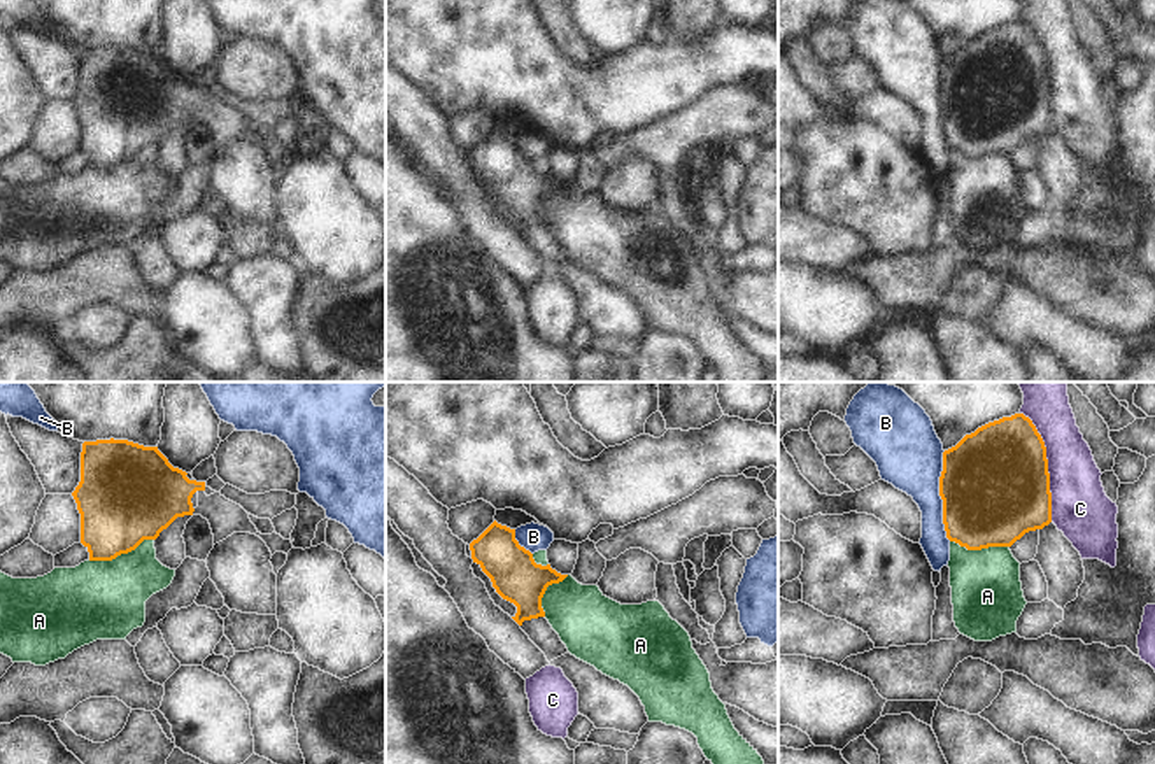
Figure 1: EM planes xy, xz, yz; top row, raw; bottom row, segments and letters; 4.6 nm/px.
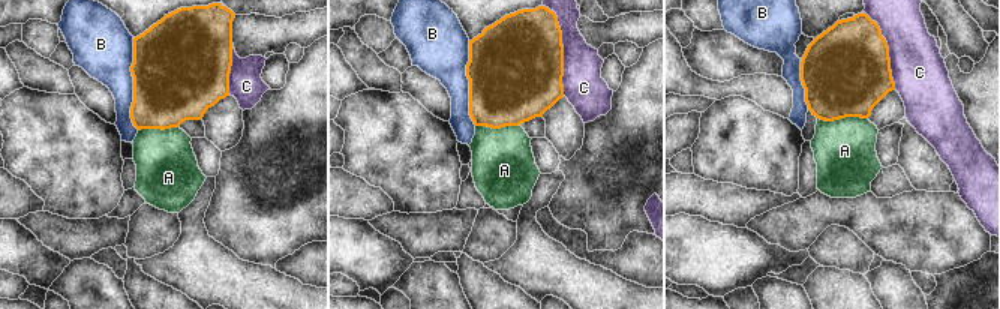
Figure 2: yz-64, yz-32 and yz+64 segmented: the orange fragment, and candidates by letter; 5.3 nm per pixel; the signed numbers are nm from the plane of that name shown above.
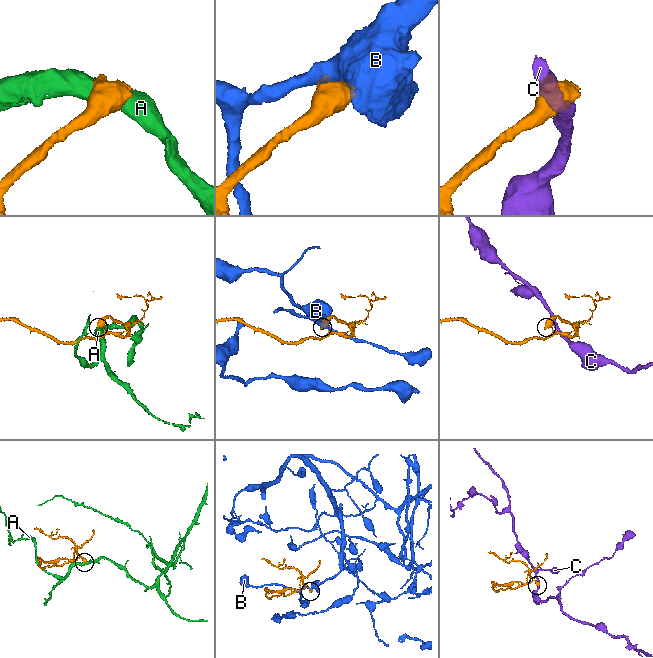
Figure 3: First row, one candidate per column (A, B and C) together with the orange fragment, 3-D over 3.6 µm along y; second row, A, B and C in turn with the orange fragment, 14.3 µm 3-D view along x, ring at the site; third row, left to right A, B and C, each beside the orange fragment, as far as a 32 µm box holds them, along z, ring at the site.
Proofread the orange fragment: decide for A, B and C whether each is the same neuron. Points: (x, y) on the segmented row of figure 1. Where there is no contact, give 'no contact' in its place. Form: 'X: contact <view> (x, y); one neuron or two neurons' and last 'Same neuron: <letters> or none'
A: contact xy (120, 554); two neurons
B: contact yz (940, 495); two neurons
C: contact yz (1047, 466); two neurons
Same neuron: none

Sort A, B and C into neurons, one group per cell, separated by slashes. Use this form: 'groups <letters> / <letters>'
groups A / B / C

